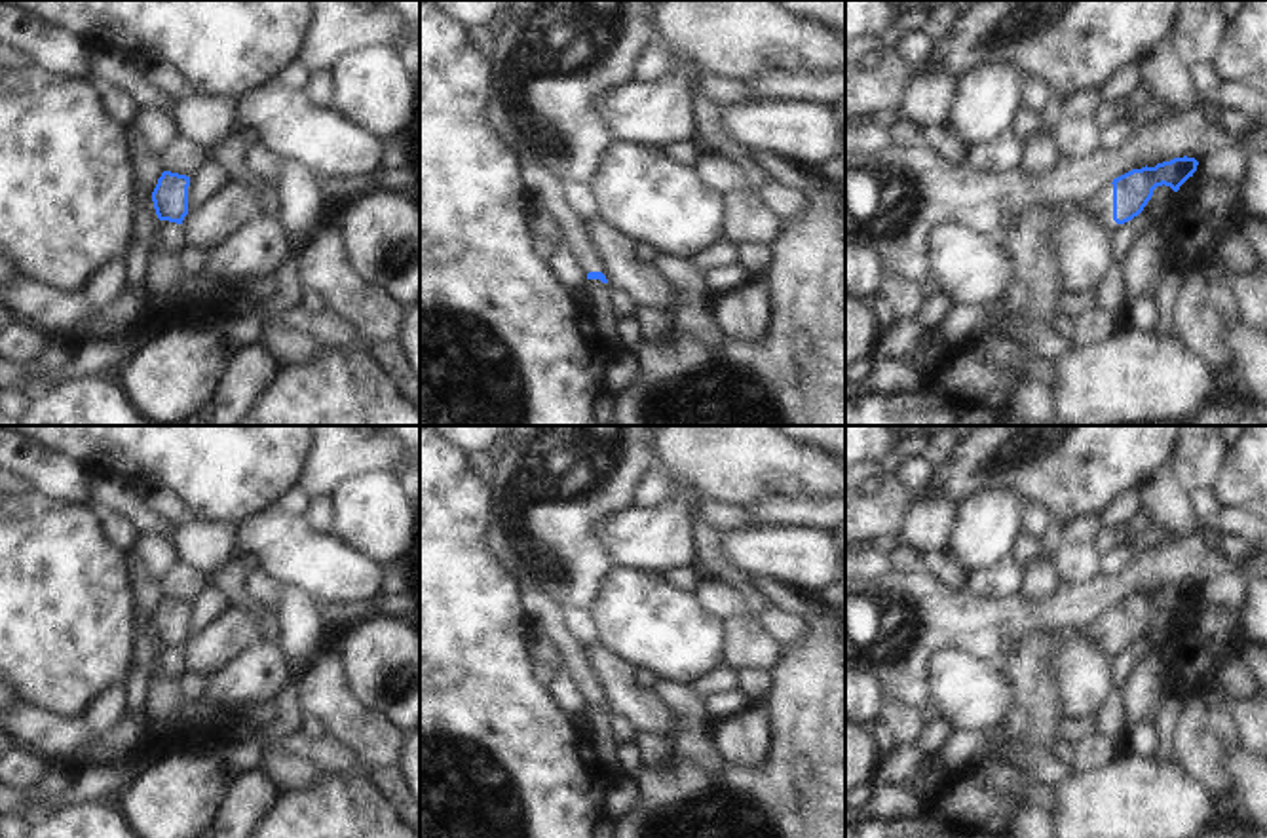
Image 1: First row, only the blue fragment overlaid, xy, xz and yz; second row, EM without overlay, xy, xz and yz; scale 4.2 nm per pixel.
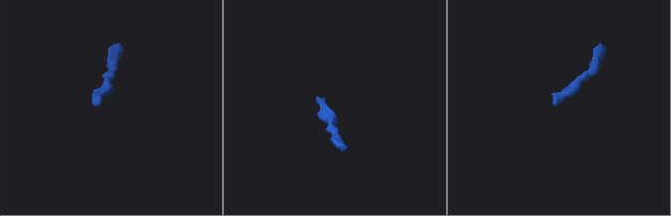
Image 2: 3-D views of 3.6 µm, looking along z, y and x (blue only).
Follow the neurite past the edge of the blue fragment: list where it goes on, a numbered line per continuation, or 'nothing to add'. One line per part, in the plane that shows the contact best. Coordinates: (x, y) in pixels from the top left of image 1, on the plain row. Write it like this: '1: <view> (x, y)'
1: yz (1100, 633).

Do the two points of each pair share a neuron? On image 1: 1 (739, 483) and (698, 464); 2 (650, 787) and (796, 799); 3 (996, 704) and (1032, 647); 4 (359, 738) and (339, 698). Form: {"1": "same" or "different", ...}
{"1": "same", "2": "same", "3": "different", "4": "same"}

